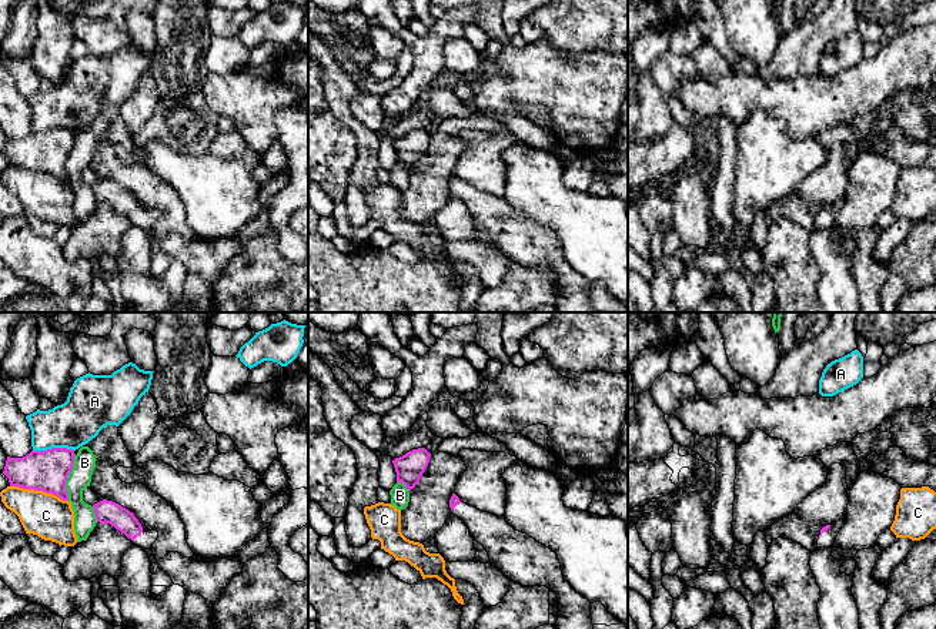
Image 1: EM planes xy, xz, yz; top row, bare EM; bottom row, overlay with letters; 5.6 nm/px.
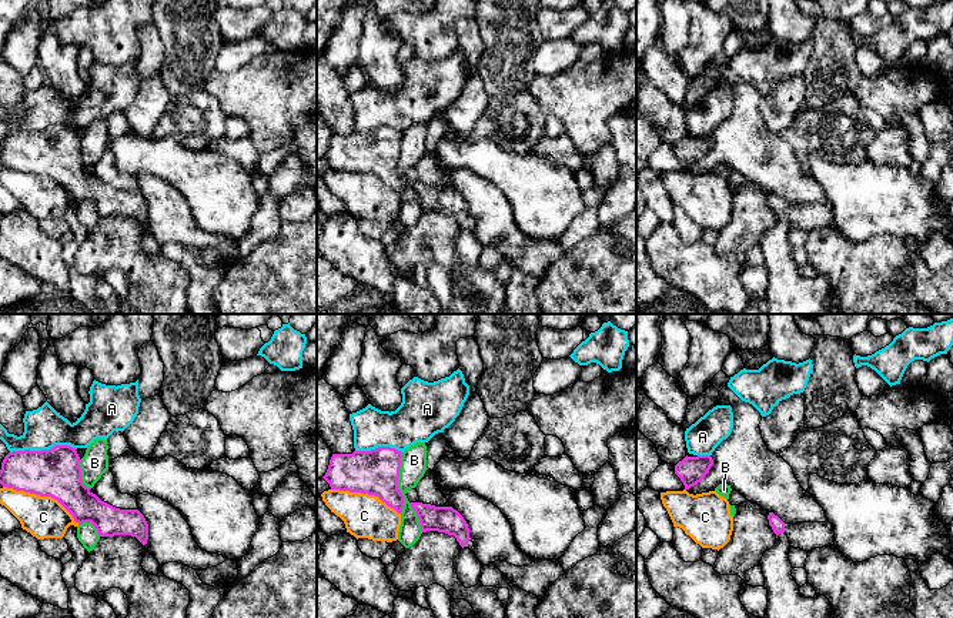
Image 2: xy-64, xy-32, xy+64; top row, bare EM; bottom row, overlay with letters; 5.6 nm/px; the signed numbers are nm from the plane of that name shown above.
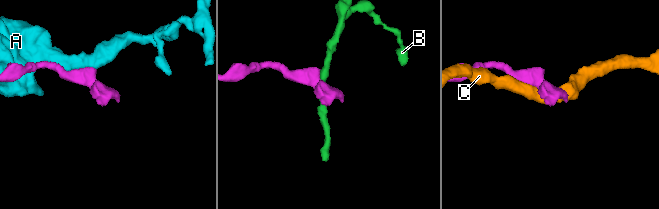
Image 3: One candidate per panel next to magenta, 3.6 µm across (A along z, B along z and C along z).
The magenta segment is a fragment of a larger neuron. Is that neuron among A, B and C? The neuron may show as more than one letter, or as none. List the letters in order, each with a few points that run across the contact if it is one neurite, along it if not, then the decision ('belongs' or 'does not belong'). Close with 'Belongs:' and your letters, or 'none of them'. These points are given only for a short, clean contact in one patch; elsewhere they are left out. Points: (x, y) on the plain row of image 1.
A: does not belong
B: does not belong
C: does not belong
Belongs: none of them

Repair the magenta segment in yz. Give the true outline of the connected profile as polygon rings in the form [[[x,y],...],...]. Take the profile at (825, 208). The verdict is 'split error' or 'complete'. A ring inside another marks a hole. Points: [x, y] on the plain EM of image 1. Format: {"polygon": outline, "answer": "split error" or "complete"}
{"polygon": [[[843,200],[832,204],[832,205],[823,207],[820,210],[820,218],[816,223],[818,228],[830,228],[830,227],[833,227],[842,205],[843,205]]], "answer": "split error"}

